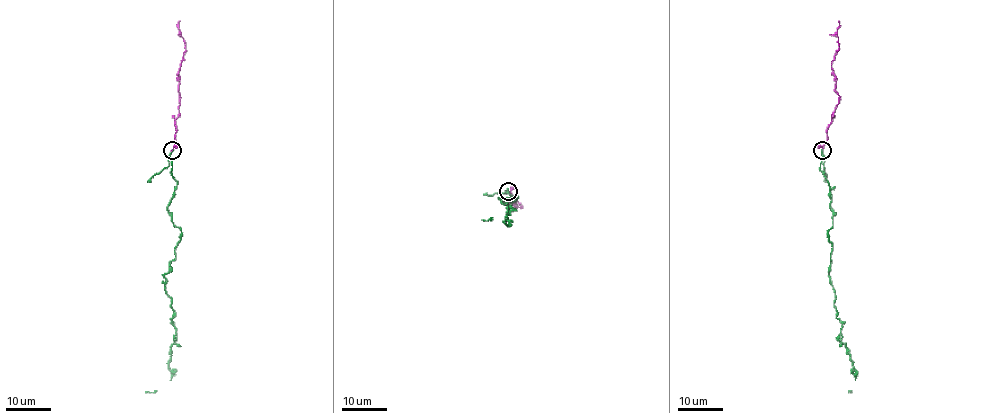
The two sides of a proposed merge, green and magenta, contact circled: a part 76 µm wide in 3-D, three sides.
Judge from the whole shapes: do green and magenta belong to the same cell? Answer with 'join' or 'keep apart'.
keep apart

